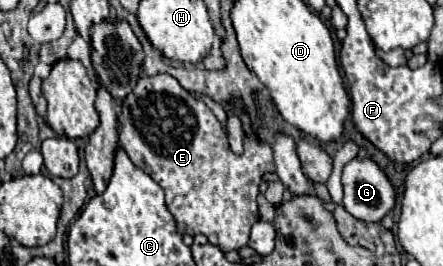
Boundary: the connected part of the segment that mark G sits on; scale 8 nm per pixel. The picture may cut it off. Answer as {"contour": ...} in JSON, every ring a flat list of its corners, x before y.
{"contour":[[370,158,364,160,350,160,342,170,342,186,344,186,344,208,348,214,352,214,358,220,364,222,380,222,396,204,396,194,390,184,390,180,384,176,384,172,374,164]]}

